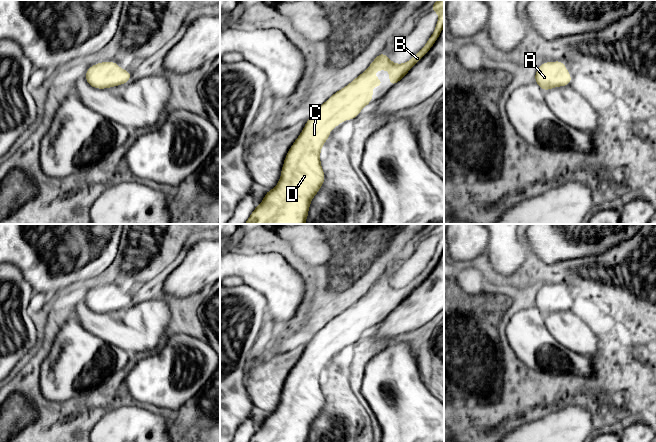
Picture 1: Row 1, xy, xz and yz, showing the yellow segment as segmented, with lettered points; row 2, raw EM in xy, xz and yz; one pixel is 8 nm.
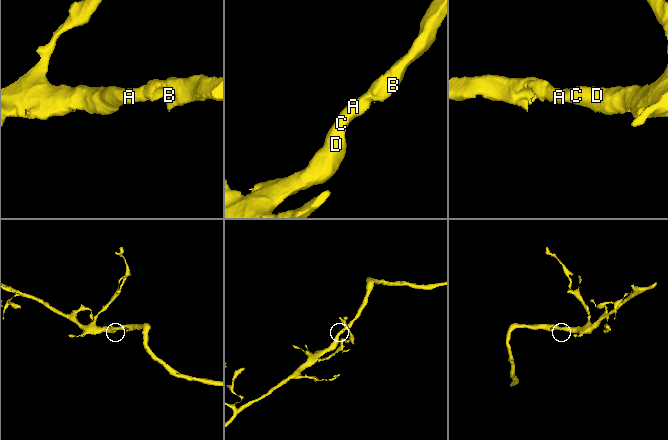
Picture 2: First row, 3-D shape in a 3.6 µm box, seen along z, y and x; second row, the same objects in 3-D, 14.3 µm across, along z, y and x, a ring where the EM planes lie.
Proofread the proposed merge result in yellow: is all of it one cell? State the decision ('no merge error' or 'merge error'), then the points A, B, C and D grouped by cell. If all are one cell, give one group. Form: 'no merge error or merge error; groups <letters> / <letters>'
no merge error; groups A B C D

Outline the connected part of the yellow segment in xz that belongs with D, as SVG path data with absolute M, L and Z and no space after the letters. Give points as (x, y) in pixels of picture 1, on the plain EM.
M437 224L430 232L432 236L438 236L439 242L436 251L427 264L424 271L419 274L410 284L403 288L395 288L388 283L385 277L379 277L369 291L351 307L340 313L321 328L321 330L309 341L303 355L290 371L286 378L281 401L275 412L266 416L260 429L257 429L249 442L307 442L309 430L325 405L320 386L320 375L323 368L328 364L330 355L340 349L344 344L352 344L357 341L361 334L370 328L373 323L371 310L382 312L383 305L373 298L377 294L389 294L389 309L397 308L433 271L444 252L444 224Z

